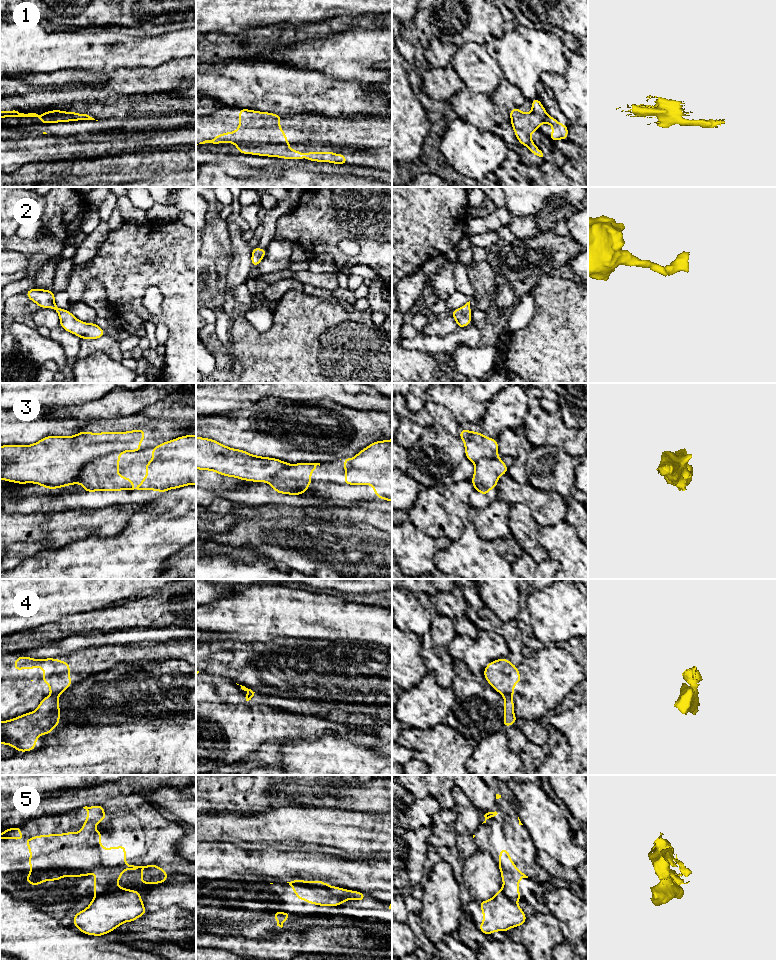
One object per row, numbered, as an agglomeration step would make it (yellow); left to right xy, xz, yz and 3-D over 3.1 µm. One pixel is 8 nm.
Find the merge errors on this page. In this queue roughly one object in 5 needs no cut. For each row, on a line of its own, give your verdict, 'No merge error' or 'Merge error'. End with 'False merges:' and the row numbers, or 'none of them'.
1: Merge error
2: No merge error
3: Merge error
4: Merge error
5: Merge error
False merges: 1, 3, 4, 5

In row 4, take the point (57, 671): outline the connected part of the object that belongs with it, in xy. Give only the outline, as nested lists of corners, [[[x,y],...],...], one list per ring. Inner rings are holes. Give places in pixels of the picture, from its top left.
[[[20,656],[14,660],[14,671],[22,669],[34,669],[41,667],[44,674],[41,682],[48,684],[51,696],[61,695],[63,691],[72,686],[70,679],[70,664],[60,659],[46,658],[33,659],[27,656]]]

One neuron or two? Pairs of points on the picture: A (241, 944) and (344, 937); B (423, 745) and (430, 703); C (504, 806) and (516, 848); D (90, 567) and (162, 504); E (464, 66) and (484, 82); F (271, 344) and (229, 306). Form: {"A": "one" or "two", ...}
{"A": "one", "B": "two", "C": "one", "D": "two", "E": "one", "F": "two"}

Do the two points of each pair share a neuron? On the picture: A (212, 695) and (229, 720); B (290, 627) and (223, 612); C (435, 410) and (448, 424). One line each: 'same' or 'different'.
A: same
B: same
C: same

